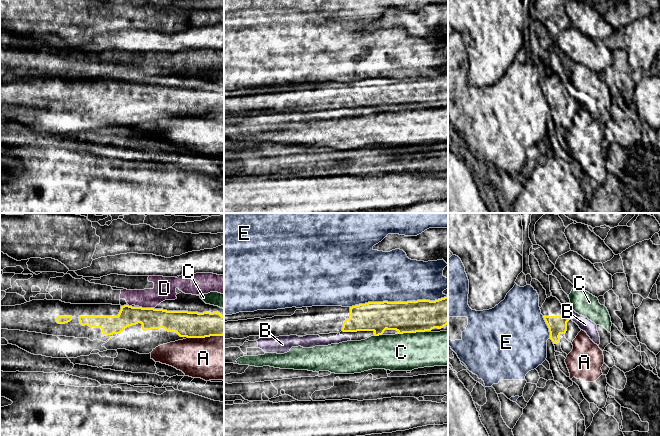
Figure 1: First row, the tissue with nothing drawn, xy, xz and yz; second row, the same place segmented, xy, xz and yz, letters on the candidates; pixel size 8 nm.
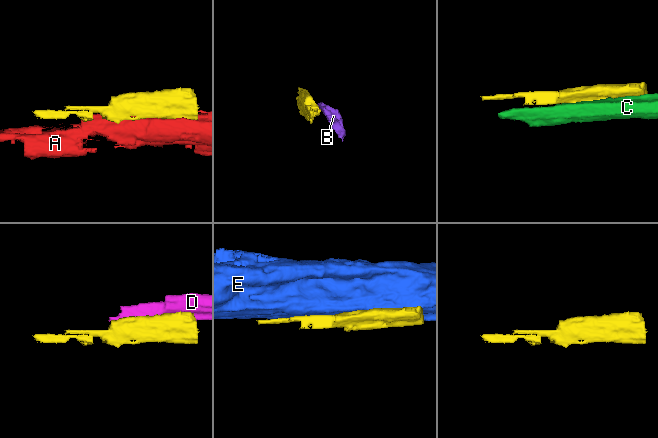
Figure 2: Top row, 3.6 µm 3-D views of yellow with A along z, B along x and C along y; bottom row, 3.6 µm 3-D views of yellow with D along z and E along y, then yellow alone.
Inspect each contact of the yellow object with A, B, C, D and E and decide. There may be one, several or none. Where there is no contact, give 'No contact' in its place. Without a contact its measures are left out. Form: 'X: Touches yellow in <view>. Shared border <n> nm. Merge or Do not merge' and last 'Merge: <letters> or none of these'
A: Touches yellow in xy. Shared border 300 nm. Do not merge
B: Touches yellow in yz. Shared border 40 nm. Do not merge
C: Touches yellow in xz. Shared border 220 nm. Do not merge
D: Touches yellow in xy. Shared border 120 nm. Do not merge
E: Touches yellow in xz. Shared border 800 nm. Do not merge
Merge: none of these

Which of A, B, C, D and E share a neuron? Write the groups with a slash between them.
A / B C / D / E

